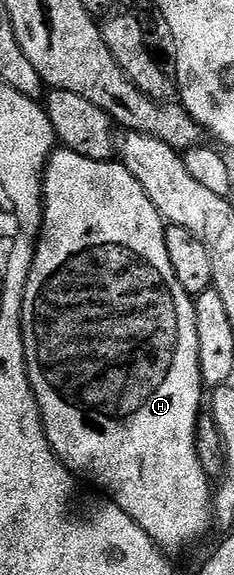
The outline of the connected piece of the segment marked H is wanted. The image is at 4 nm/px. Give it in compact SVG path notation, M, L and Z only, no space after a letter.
M60 147L52 153L48 158L47 168L42 174L42 222L41 230L38 234L36 243L36 254L32 260L30 271L23 278L24 294L20 302L20 322L18 328L22 338L22 354L28 360L28 381L32 393L36 397L36 406L40 408L40 420L44 423L44 433L48 437L48 443L52 446L57 457L60 458L62 464L69 469L77 478L89 477L92 481L97 481L100 485L105 485L108 488L108 493L116 508L126 511L126 515L135 524L141 527L152 536L152 540L156 542L159 548L165 551L176 549L179 545L184 545L187 541L192 541L195 537L200 537L208 529L208 505L210 509L210 493L208 497L208 477L204 474L204 465L200 462L200 453L196 450L196 420L200 417L200 389L202 390L202 382L200 380L200 365L184 365L184 297L187 291L182 287L182 283L178 283L178 279L174 275L174 267L170 267L170 255L166 251L166 239L164 238L164 230L166 222L160 213L154 207L154 203L150 203L150 199L146 195L146 191L142 191L142 183L138 183L138 179L134 179L134 175L130 175L130 171L119 160L111 159L99 161L98 159L87 158L86 155L75 153L73 150L65 147Z

